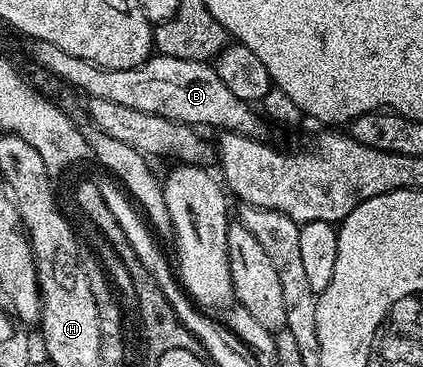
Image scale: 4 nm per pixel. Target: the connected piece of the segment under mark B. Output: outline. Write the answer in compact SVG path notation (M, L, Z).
M33 39L30 46L33 57L46 70L70 86L85 91L85 96L102 101L114 101L114 105L126 105L126 109L138 109L138 113L161 115L179 123L205 123L208 127L220 127L221 132L233 131L258 140L265 138L265 120L258 114L257 108L234 97L234 93L230 93L230 89L222 85L222 77L218 77L211 62L182 61L178 57L153 53L148 56L146 62L134 69L106 69L82 57L74 57L58 49L58 45L50 45L50 41Z

